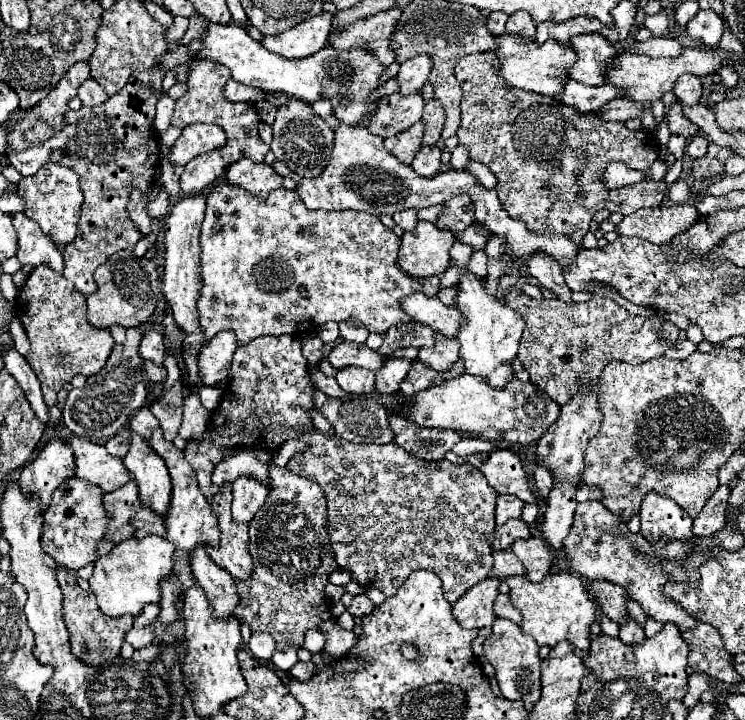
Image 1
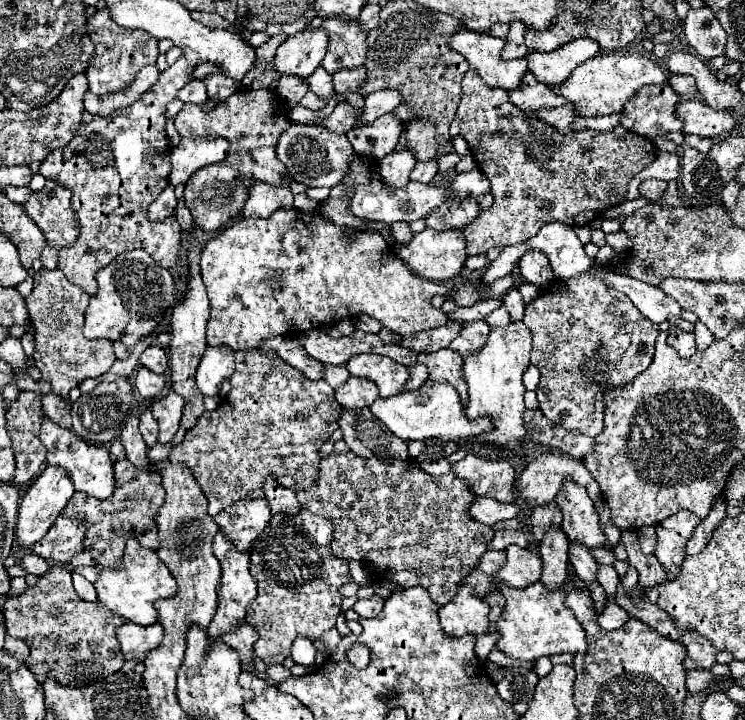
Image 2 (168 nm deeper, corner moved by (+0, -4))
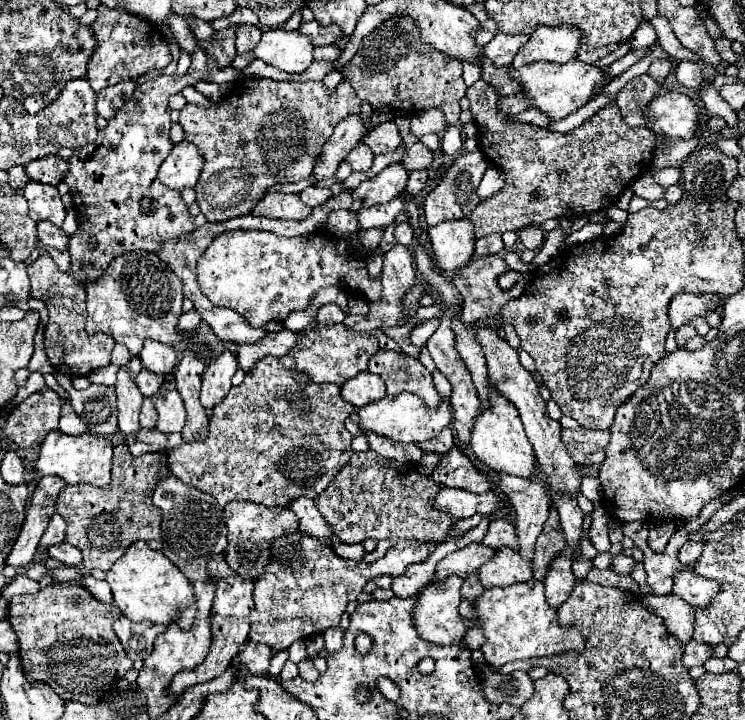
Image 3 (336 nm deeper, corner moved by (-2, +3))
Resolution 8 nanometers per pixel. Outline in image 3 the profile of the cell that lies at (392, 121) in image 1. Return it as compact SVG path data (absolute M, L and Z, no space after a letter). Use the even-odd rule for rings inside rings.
M387 121L387 123L373 127L369 137L365 139L365 145L369 145L375 155L387 153L387 151L397 151L401 143L403 143L403 139L401 139L399 129L393 121Z

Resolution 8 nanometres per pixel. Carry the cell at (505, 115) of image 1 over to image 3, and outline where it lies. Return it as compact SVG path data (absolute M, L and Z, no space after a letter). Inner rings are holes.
M479 79L473 87L467 89L467 99L471 101L473 119L479 125L481 151L493 165L497 165L505 173L505 187L499 191L499 195L481 201L479 207L471 213L477 239L489 233L511 231L511 225L513 227L541 225L545 219L561 219L561 217L575 217L575 215L587 217L593 211L607 209L615 203L615 199L619 199L619 195L627 187L631 187L631 183L639 175L643 175L651 167L653 151L655 151L655 135L651 135L647 127L629 127L623 115L619 113L615 101L611 101L609 107L589 117L579 129L561 135L541 127L533 131L533 125L507 123L507 115L499 113L497 109L499 93L495 93L495 89L489 87L483 79Z

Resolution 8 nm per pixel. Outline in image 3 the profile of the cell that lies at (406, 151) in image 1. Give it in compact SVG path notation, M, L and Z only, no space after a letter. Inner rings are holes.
M403 163L389 165L379 175L367 179L355 191L351 191L353 205L349 211L357 215L359 209L363 207L373 207L391 201L405 189L405 183L407 183L407 169L403 167Z

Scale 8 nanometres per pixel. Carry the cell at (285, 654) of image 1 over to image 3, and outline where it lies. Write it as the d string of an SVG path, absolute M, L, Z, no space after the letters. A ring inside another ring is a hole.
M304 641L293 643L293 645L289 647L288 651L289 660L293 661L295 664L308 657L306 652L306 643Z

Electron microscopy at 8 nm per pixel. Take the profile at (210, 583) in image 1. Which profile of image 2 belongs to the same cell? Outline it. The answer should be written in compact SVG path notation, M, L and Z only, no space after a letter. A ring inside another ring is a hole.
M243 622L243 626L237 626L237 630L231 630L231 632L223 634L221 640L227 646L231 646L231 648L235 648L239 652L243 664L249 664L251 662L249 660L251 650L253 650L253 644L257 640L257 630L253 630L253 626L249 626L247 622Z

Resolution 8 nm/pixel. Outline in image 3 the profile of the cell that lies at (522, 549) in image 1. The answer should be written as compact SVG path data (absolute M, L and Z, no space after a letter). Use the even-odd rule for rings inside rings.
M503 547L491 561L479 569L479 581L485 589L507 587L513 583L523 583L533 579L533 563L525 561L517 551Z

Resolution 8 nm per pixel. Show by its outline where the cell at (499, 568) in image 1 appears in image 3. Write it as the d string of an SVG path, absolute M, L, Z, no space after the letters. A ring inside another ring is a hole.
M469 543L463 549L449 553L445 559L437 563L433 579L445 579L449 575L465 577L467 573L477 573L483 563L487 563L495 551L491 547L483 547L483 543Z

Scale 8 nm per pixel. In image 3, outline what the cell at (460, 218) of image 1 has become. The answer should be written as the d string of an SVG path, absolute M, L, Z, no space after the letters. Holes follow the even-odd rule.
M465 151L463 155L459 155L453 165L447 169L447 173L443 175L441 183L425 197L423 201L423 211L425 211L425 221L427 225L437 225L441 221L449 221L449 219L465 219L471 215L471 211L479 205L479 195L477 195L477 187L481 183L481 177L485 173L485 169L489 167L487 157L481 151Z

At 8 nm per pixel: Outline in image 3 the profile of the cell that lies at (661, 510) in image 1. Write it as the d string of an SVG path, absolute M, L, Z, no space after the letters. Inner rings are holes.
M677 571L673 593L679 595L689 607L705 609L719 593L719 583L715 583L713 579L703 579L694 571Z

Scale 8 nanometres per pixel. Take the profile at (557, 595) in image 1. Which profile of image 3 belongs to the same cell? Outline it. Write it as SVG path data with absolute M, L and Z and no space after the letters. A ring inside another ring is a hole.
M525 581L525 583L515 583L509 587L491 587L487 589L483 595L479 595L475 599L475 617L481 621L481 629L483 629L483 645L481 651L485 655L485 661L489 667L499 669L501 665L509 663L509 661L517 661L517 659L531 659L531 657L541 657L541 655L555 655L555 653L565 653L565 651L577 651L581 653L585 643L583 637L579 635L579 631L575 627L571 629L563 629L557 621L557 609L553 609L547 601L545 601L545 589L541 581Z

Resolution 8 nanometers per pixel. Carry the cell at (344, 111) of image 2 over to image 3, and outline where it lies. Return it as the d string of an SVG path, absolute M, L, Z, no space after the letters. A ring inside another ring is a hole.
M243 77L237 83L239 87L213 107L187 105L180 111L185 140L197 146L205 159L195 193L209 223L251 213L265 189L275 183L307 179L337 123L361 111L361 101L347 81L341 81L335 91L327 89L323 81L277 83Z

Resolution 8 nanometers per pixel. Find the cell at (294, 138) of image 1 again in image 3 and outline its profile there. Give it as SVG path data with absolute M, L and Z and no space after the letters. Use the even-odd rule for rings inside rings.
M359 143L349 155L347 155L347 161L351 163L351 167L353 167L353 171L363 171L363 173L367 173L369 169L371 169L371 165L373 165L373 151L367 147L367 145L363 145L363 143Z

